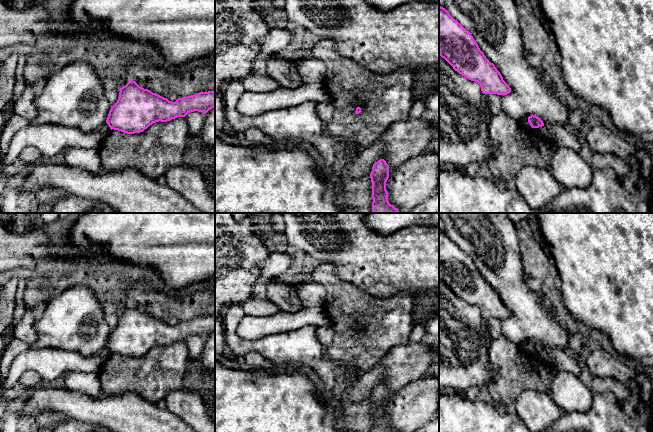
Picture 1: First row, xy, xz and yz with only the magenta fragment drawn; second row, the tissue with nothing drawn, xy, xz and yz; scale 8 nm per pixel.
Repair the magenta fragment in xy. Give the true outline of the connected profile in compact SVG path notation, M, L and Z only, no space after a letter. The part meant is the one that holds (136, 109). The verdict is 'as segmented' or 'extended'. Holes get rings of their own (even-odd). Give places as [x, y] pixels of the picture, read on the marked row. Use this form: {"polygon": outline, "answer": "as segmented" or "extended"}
{"polygon": "M130 80L120 88L117 102L111 107L106 123L110 129L127 134L143 132L156 122L167 122L177 117L185 117L188 113L198 111L207 113L215 107L215 91L200 92L191 96L178 98L175 102L169 101L148 89L140 87L135 81Z", "answer": "as segmented"}

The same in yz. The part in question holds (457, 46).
{"polygon": "M439 6L439 55L455 71L477 82L483 94L507 95L509 85L480 50L473 36L450 13Z", "answer": "as segmented"}

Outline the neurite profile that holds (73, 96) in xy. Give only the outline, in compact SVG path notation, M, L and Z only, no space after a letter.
M82 61L70 62L53 71L40 95L34 97L37 116L27 119L13 113L0 133L0 160L9 149L15 133L36 124L72 127L89 133L106 123L110 103L94 69Z

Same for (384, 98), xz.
M320 39L311 49L313 57L320 59L326 65L324 84L330 94L334 106L331 122L326 125L326 133L335 138L354 138L363 149L371 146L392 124L404 121L410 117L413 104L413 70L403 67L390 73L374 73L358 65L354 60L342 57L335 49L331 40Z

